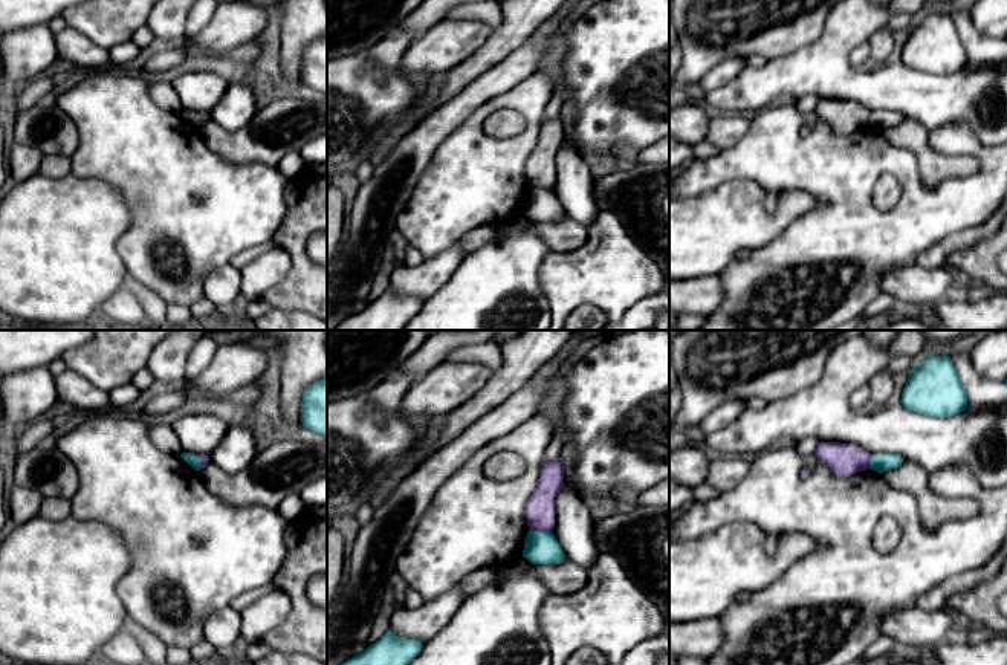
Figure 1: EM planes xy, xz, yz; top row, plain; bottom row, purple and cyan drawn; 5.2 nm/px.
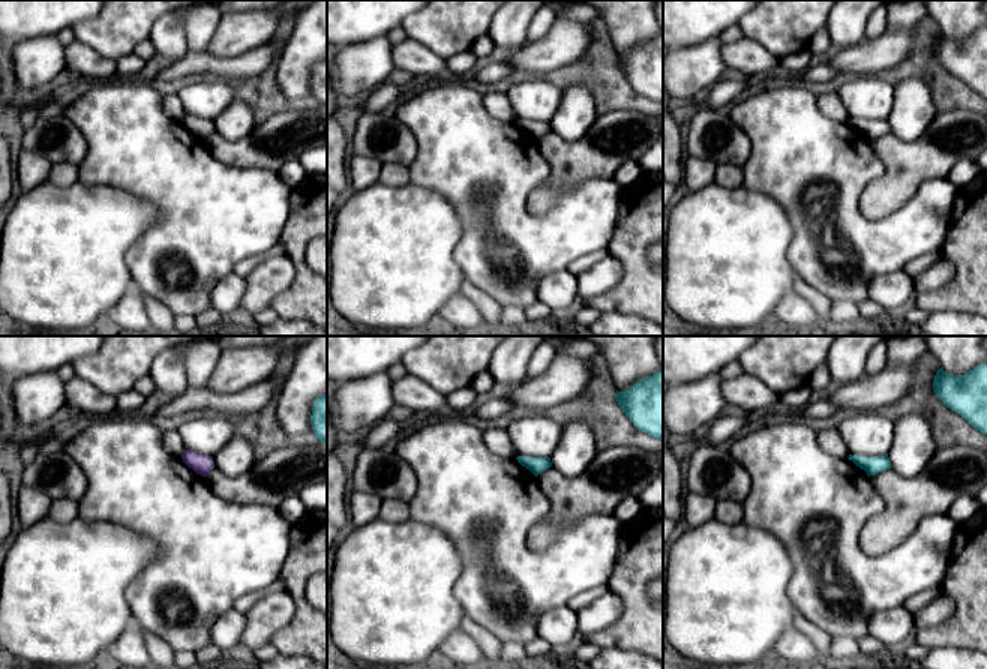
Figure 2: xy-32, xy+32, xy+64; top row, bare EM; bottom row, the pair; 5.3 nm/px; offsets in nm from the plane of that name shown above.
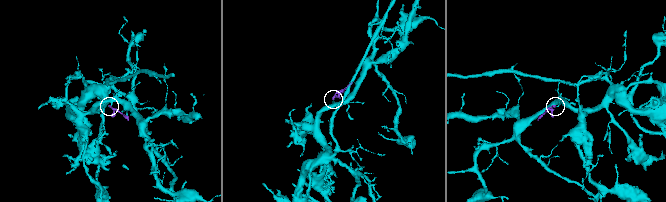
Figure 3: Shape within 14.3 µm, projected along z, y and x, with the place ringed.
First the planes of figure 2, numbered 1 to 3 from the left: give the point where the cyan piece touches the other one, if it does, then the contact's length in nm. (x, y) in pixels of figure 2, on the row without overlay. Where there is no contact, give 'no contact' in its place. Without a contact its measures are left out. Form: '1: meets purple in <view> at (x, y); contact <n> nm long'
1: no contact
2: no contact
3: no contact

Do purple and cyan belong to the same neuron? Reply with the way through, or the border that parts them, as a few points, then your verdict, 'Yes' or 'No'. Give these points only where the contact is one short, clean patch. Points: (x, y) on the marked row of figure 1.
Boundary: xz (529, 529), (549, 532). No

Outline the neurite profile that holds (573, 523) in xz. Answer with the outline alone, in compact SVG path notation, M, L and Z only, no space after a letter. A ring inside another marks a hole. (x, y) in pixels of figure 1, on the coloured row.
M562 485L555 498L555 537L565 556L587 572L601 555L593 527L594 518L585 498Z

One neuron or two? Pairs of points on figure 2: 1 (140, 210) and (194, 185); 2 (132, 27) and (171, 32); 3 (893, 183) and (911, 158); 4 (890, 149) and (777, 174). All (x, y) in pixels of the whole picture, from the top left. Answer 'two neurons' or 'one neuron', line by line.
1: two neurons
2: two neurons
3: one neuron
4: two neurons

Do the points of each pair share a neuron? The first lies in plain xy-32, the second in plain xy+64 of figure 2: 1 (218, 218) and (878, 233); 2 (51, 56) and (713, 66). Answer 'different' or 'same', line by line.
1: same
2: same

